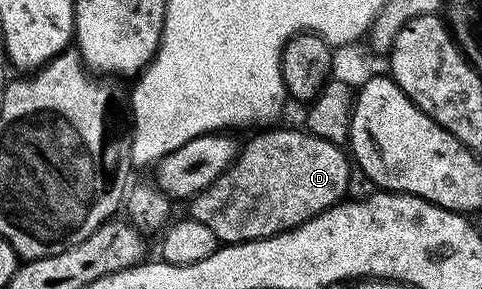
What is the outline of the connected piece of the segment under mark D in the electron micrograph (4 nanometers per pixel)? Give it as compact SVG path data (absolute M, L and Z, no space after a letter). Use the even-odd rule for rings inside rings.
M278 128L258 131L243 149L241 146L230 168L225 169L209 187L189 202L189 216L204 223L204 227L212 231L215 242L235 245L241 241L255 241L282 233L286 229L295 229L308 219L320 215L325 209L331 209L347 196L352 161L347 150L346 153L342 150L341 144L325 141L323 137L315 137L313 133L301 128Z

